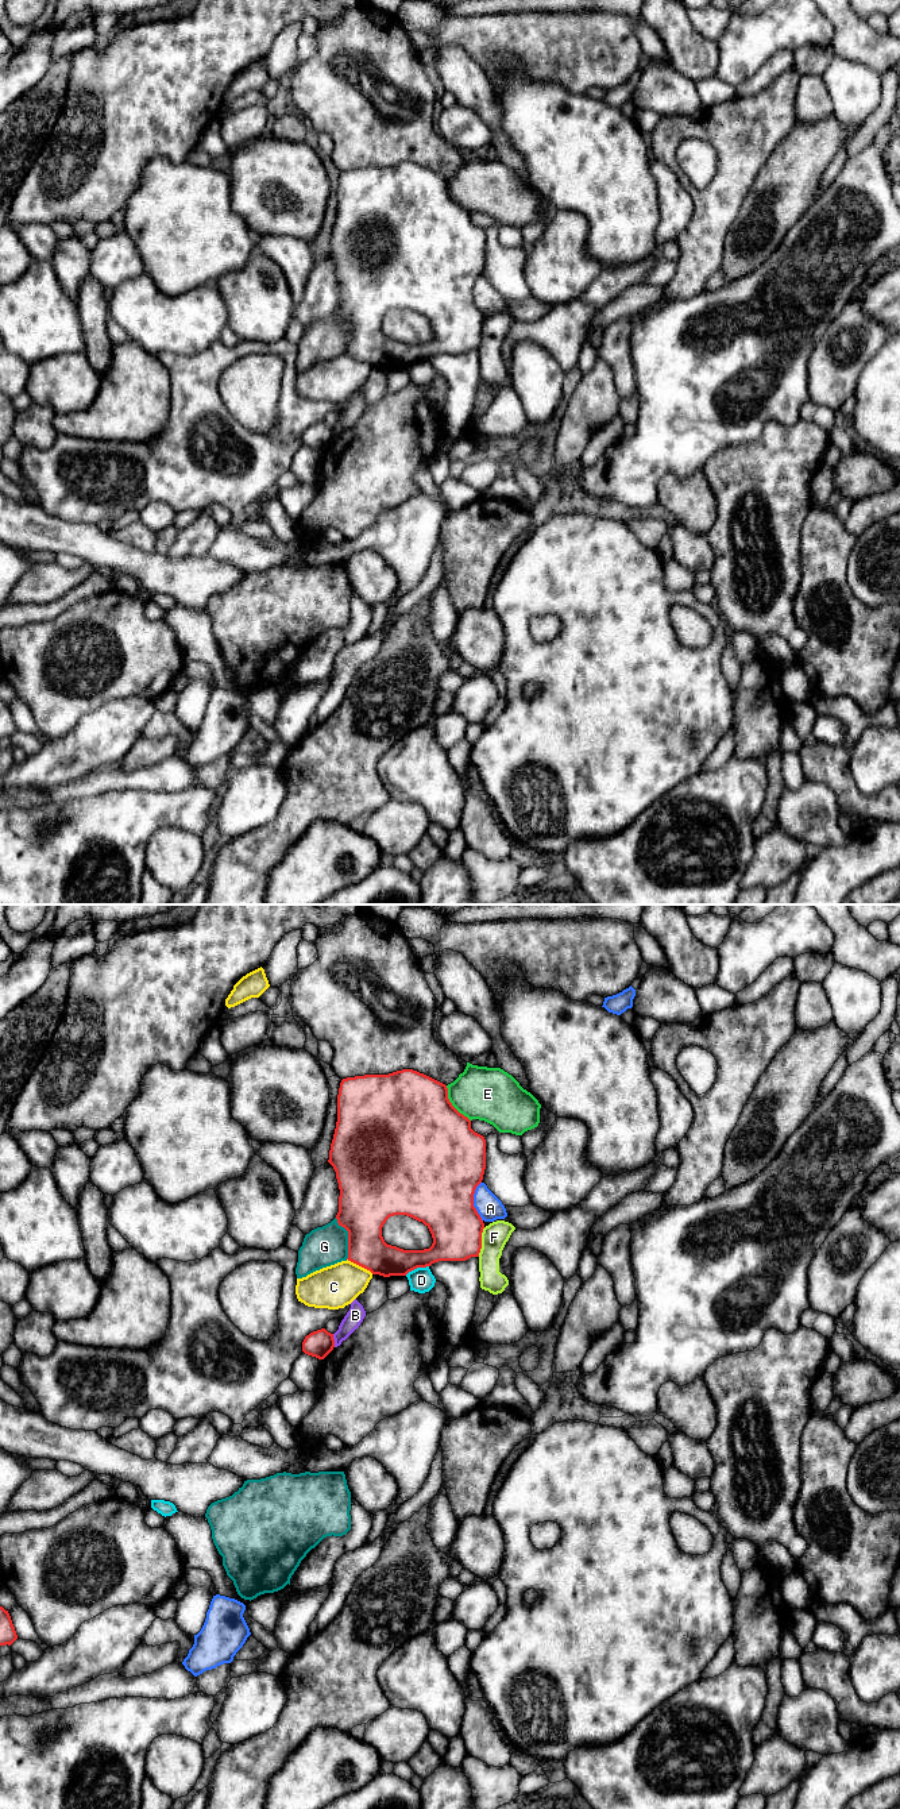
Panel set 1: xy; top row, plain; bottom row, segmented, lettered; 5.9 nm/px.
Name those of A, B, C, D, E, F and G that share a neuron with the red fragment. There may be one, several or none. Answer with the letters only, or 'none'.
none

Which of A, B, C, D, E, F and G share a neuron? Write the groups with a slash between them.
A / B / C / D / E / F / G

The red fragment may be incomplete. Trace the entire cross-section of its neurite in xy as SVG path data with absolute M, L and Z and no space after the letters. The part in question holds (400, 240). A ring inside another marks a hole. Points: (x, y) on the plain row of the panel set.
M413 162L389 167L343 171L337 188L337 215L328 255L339 275L339 319L348 324L348 354L383 370L406 369L439 354L466 354L479 350L484 316L474 300L474 286L486 262L486 232L471 221L471 213L448 192L445 177ZM406 308L422 315L433 336L424 343L403 343L387 338L382 320L390 309Z

